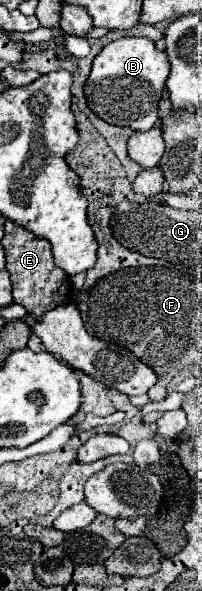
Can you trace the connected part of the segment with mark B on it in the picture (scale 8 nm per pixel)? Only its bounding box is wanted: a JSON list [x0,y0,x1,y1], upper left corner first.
[85,37,169,131]

